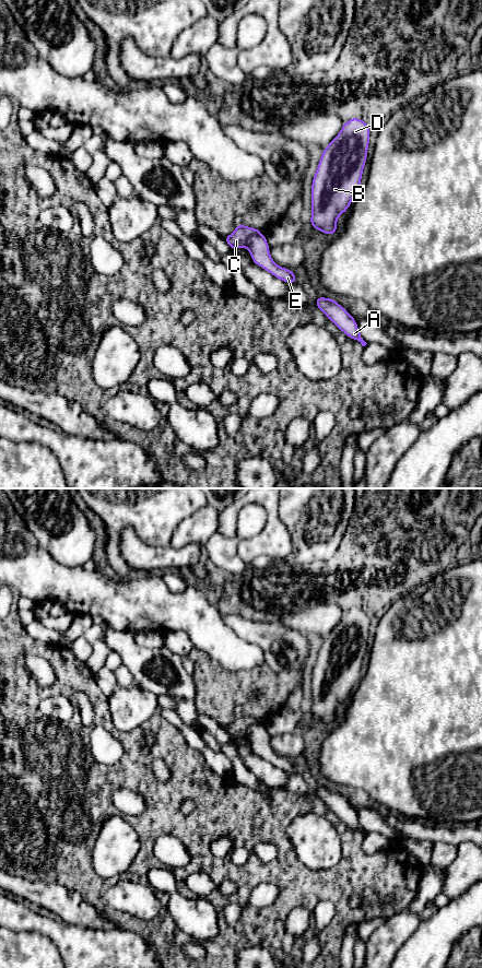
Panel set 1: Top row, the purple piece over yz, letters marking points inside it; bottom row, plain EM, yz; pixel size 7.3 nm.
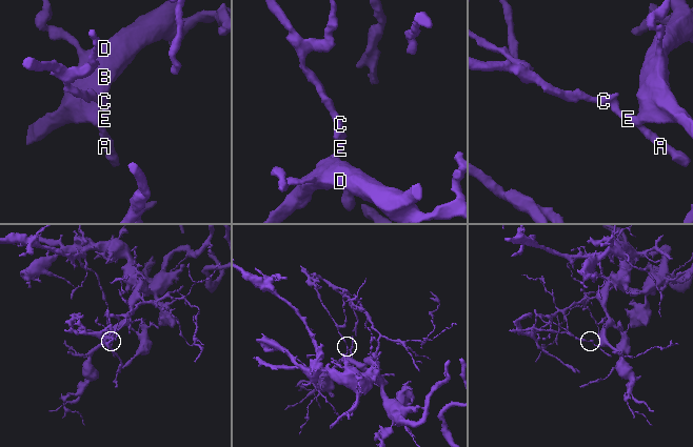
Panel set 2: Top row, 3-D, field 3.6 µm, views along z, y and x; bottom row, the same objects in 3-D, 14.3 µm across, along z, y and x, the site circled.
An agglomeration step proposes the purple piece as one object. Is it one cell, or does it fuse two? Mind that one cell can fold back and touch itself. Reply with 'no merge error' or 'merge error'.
merge error

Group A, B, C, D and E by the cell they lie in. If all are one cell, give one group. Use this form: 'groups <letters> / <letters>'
groups A B D E / C

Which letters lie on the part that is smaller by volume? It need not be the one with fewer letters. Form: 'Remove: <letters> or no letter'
Remove: C

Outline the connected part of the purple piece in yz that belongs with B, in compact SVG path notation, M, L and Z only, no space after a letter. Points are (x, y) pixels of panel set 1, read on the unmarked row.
M353 606L342 614L339 624L324 638L311 672L310 716L314 719L333 725L338 722L338 707L348 700L352 688L362 678L361 668L367 649L369 625L369 615L364 610Z

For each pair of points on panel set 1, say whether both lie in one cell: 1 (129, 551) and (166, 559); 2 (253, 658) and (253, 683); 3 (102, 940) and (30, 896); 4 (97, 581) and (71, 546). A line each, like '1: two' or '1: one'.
1: one
2: two
3: two
4: two

